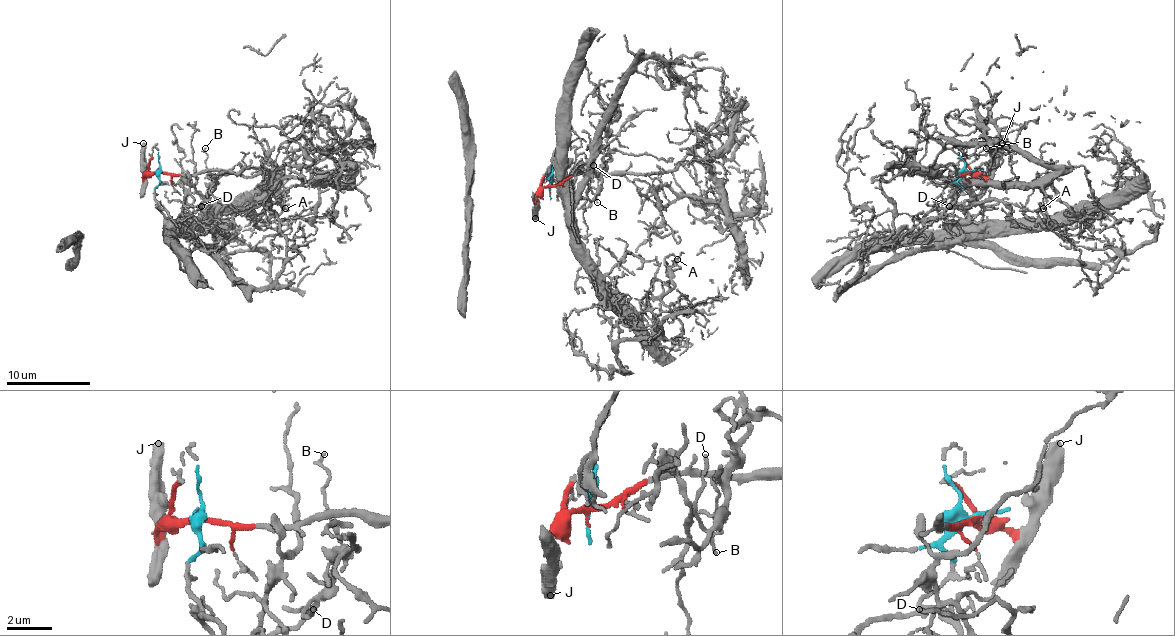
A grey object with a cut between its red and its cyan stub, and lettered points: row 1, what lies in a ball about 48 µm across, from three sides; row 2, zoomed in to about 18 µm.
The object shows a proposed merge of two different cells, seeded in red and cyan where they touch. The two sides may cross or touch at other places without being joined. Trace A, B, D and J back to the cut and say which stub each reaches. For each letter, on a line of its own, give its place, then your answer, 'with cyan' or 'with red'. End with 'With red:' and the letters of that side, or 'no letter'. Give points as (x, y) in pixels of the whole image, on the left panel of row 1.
A: (285, 208) | with cyan
B: (205, 148) | with red
D: (201, 206) | with cyan
J: (143, 143) | with red
With red: B, J

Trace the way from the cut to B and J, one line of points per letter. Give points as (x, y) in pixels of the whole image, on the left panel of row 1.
B: (158, 170), (200, 175), (206, 168), (206, 147)
J: (158, 170), (143, 177), (143, 143)

